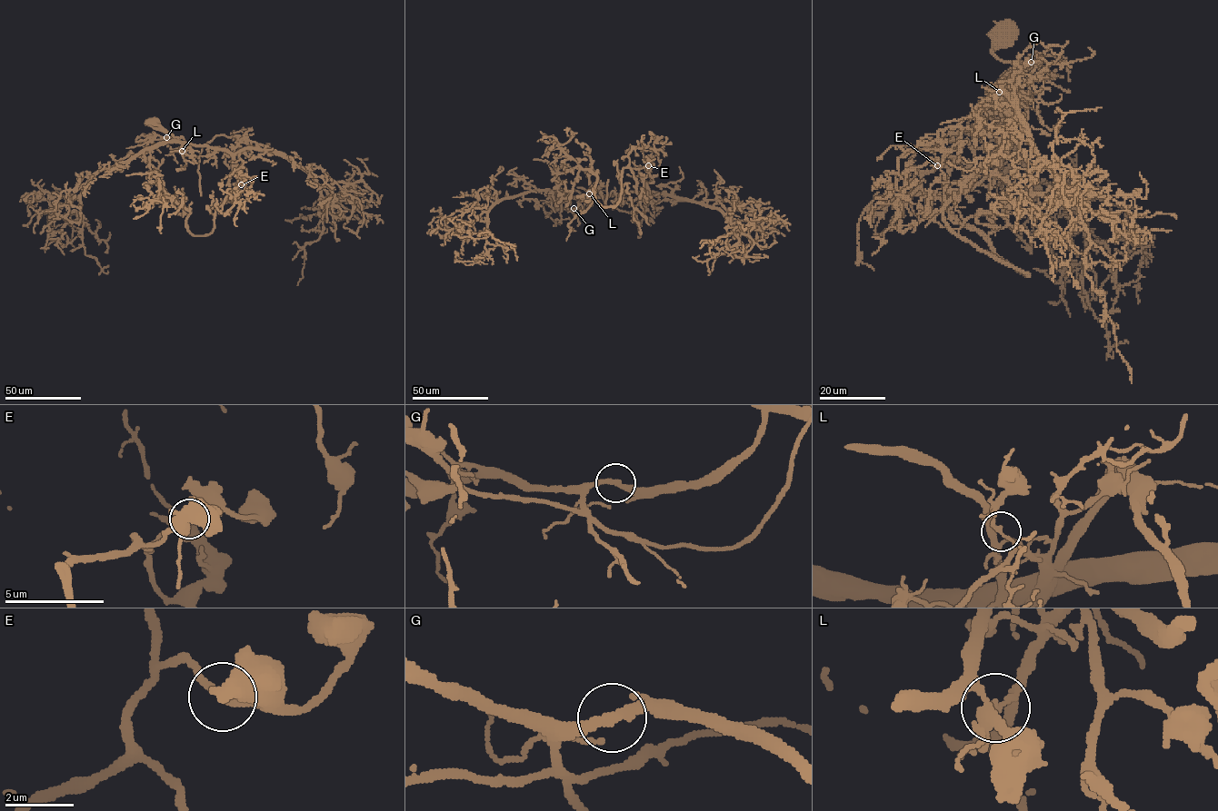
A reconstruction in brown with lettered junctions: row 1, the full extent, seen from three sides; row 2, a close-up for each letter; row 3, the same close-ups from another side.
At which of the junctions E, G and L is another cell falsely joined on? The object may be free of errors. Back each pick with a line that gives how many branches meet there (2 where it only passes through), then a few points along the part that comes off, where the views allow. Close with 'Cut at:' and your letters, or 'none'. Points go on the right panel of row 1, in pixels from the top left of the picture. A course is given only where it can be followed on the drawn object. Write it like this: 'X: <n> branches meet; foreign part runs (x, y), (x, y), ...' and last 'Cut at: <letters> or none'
L: 2 branches meet; foreign part runs (1000, 92), (1013, 76), (989, 88), (1025, 107), (1040, 57), (1013, 74), (1013, 139), (1136, 242), (1132, 230)
Cut at: L

